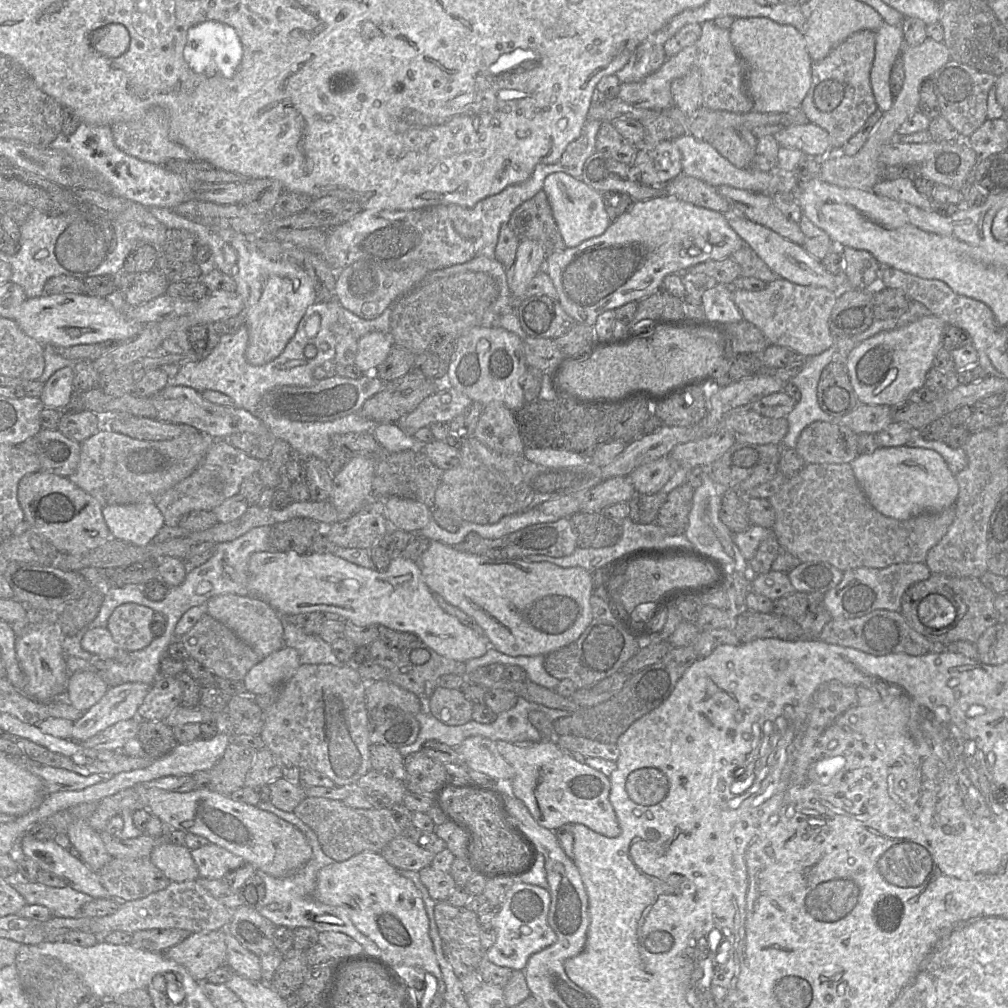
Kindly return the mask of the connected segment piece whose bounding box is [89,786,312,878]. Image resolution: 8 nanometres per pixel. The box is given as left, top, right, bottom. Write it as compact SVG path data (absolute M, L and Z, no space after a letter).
M143 786L128 788L102 799L96 812L89 818L89 824L100 833L106 830L112 817L121 815L124 809L130 809L135 803L143 804L152 816L158 817L173 830L204 837L211 844L225 848L252 864L257 870L273 877L293 875L312 858L310 844L294 825L256 806L234 801L230 796L206 788L197 788L186 793Z

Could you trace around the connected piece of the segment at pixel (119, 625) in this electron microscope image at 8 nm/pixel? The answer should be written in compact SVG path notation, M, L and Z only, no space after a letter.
M135 603L121 604L109 617L107 629L123 650L142 650L153 640L151 620L154 612L149 607Z

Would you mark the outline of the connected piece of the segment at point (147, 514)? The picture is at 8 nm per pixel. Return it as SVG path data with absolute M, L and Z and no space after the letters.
M153 501L102 508L111 538L137 546L152 543L162 527L164 517Z

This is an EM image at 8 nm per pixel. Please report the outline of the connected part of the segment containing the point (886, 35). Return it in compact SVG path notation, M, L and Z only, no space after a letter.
M884 22L875 31L875 39L875 57L870 71L870 82L877 107L885 112L892 107L894 100L890 88L892 67L904 49L901 26Z

